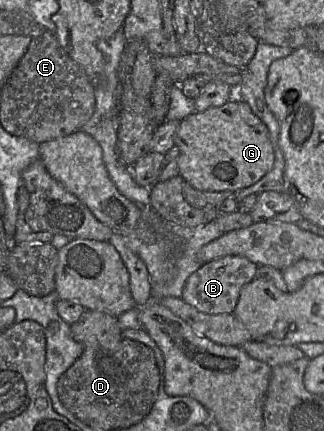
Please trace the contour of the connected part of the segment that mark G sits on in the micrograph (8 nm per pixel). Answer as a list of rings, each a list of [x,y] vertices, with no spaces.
[[[239,97],[182,119],[174,135],[174,145],[180,151],[179,175],[200,191],[240,191],[268,174],[275,161],[267,126]]]

